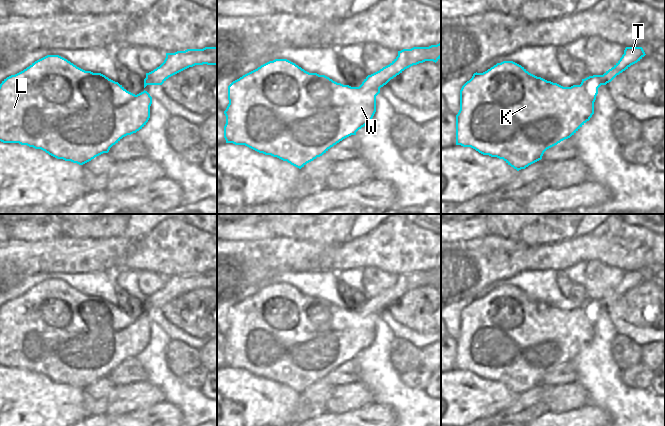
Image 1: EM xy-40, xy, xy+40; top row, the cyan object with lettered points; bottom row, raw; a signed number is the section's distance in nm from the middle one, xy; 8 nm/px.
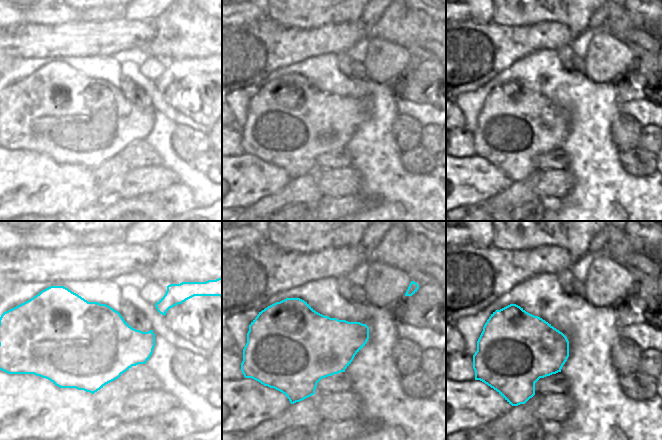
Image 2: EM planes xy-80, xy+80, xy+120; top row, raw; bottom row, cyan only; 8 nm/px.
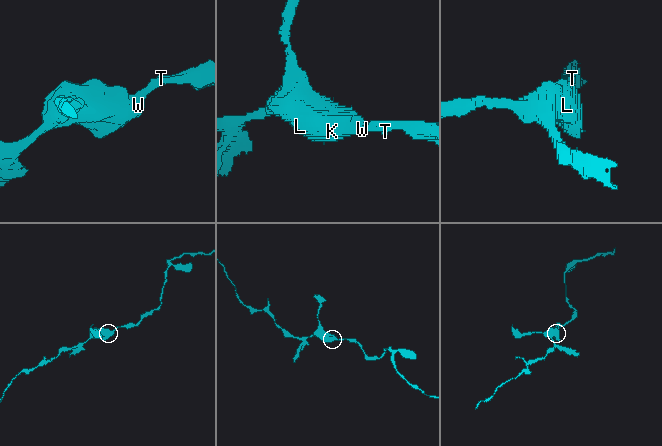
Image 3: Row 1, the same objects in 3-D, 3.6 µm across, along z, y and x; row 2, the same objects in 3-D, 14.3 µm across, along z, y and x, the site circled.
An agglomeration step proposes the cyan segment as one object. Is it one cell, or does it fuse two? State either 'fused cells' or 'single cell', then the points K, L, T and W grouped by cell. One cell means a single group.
single cell | K L T W

